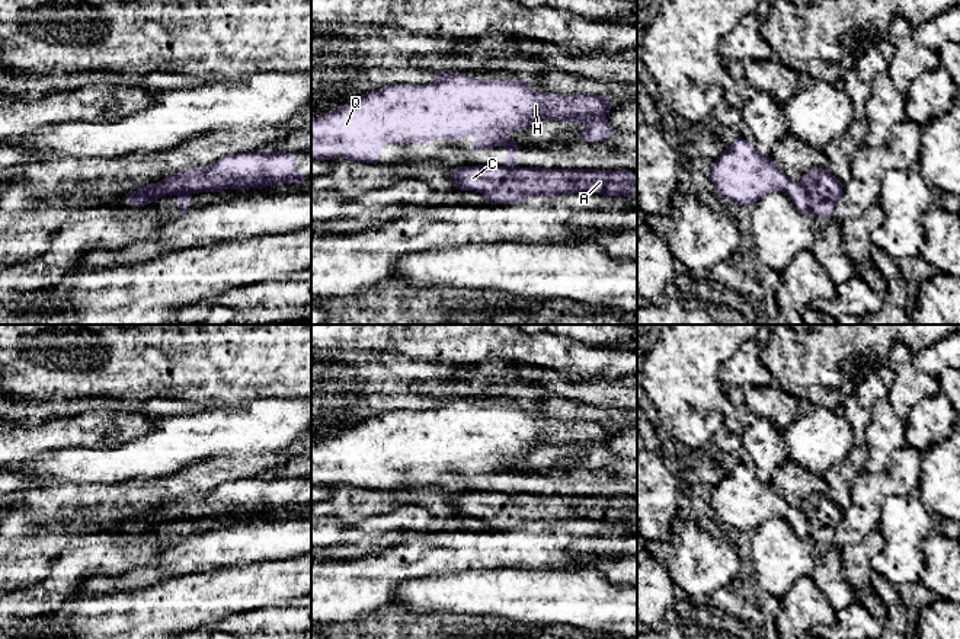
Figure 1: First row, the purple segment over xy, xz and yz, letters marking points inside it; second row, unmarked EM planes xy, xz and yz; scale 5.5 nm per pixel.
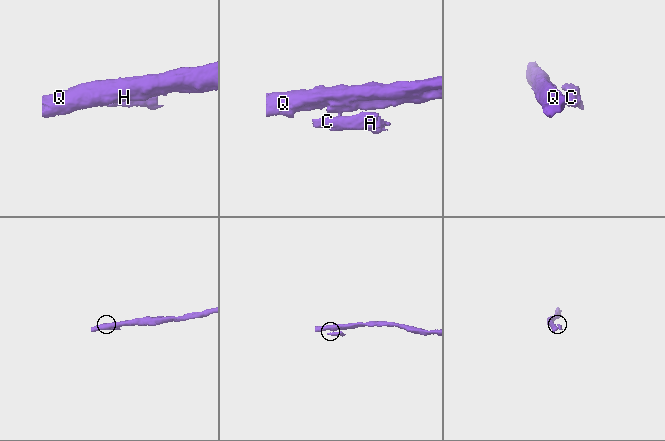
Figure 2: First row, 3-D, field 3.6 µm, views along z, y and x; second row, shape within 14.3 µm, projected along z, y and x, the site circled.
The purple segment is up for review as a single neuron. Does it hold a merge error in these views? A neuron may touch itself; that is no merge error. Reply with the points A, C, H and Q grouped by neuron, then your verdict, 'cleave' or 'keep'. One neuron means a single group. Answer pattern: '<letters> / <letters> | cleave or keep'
A C / H Q | cleave

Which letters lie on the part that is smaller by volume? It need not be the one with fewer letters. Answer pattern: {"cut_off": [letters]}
{"cut_off": ["A", "C"]}

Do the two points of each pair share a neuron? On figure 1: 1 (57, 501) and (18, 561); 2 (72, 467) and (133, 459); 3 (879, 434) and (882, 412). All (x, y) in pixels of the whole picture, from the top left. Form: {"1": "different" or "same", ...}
{"1": "same", "2": "same", "3": "same"}

